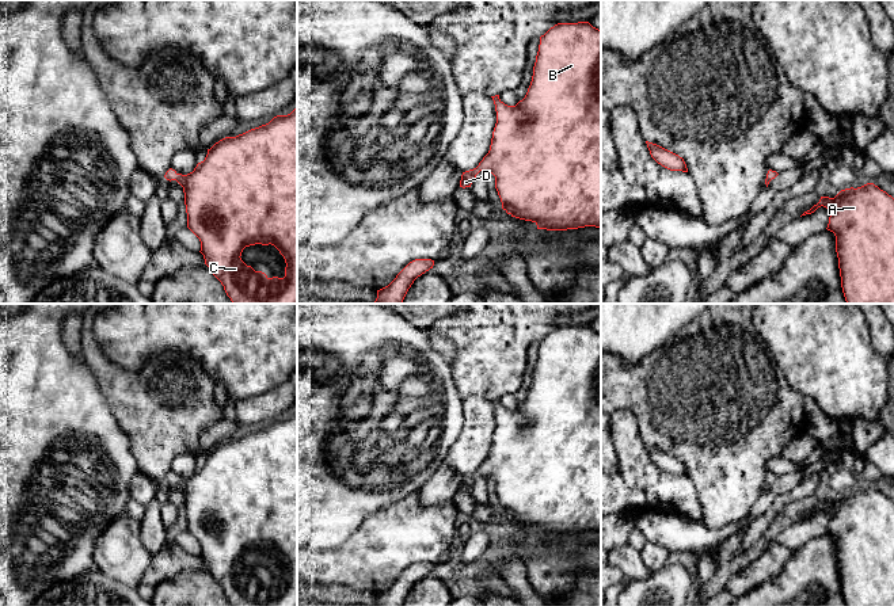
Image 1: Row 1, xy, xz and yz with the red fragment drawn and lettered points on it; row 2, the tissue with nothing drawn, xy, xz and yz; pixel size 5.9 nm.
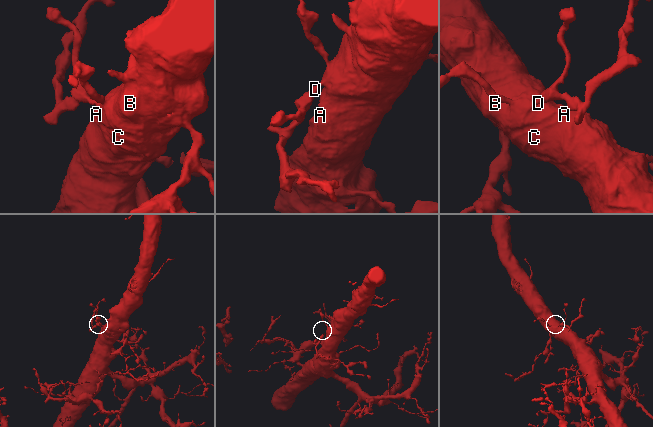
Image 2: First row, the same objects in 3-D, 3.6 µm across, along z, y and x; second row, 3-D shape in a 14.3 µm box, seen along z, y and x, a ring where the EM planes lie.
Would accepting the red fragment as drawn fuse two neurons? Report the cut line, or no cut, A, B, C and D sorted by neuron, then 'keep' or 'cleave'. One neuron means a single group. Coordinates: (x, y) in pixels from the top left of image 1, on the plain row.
no cut | A B C D | keep

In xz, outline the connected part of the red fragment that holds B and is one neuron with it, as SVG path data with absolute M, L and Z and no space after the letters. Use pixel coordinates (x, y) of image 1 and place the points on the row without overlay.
M589 325L558 327L540 340L539 355L533 370L533 380L528 396L516 409L507 409L499 399L491 400L497 415L497 427L492 435L488 457L479 469L461 479L460 491L471 491L476 479L490 476L495 480L495 492L502 506L502 512L511 521L532 525L537 533L567 534L585 530L601 531L601 334Z

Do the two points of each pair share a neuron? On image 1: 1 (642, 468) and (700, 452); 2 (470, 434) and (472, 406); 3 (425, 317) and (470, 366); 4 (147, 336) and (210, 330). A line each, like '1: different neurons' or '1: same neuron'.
1: different neurons
2: same neuron
3: different neurons
4: same neuron

